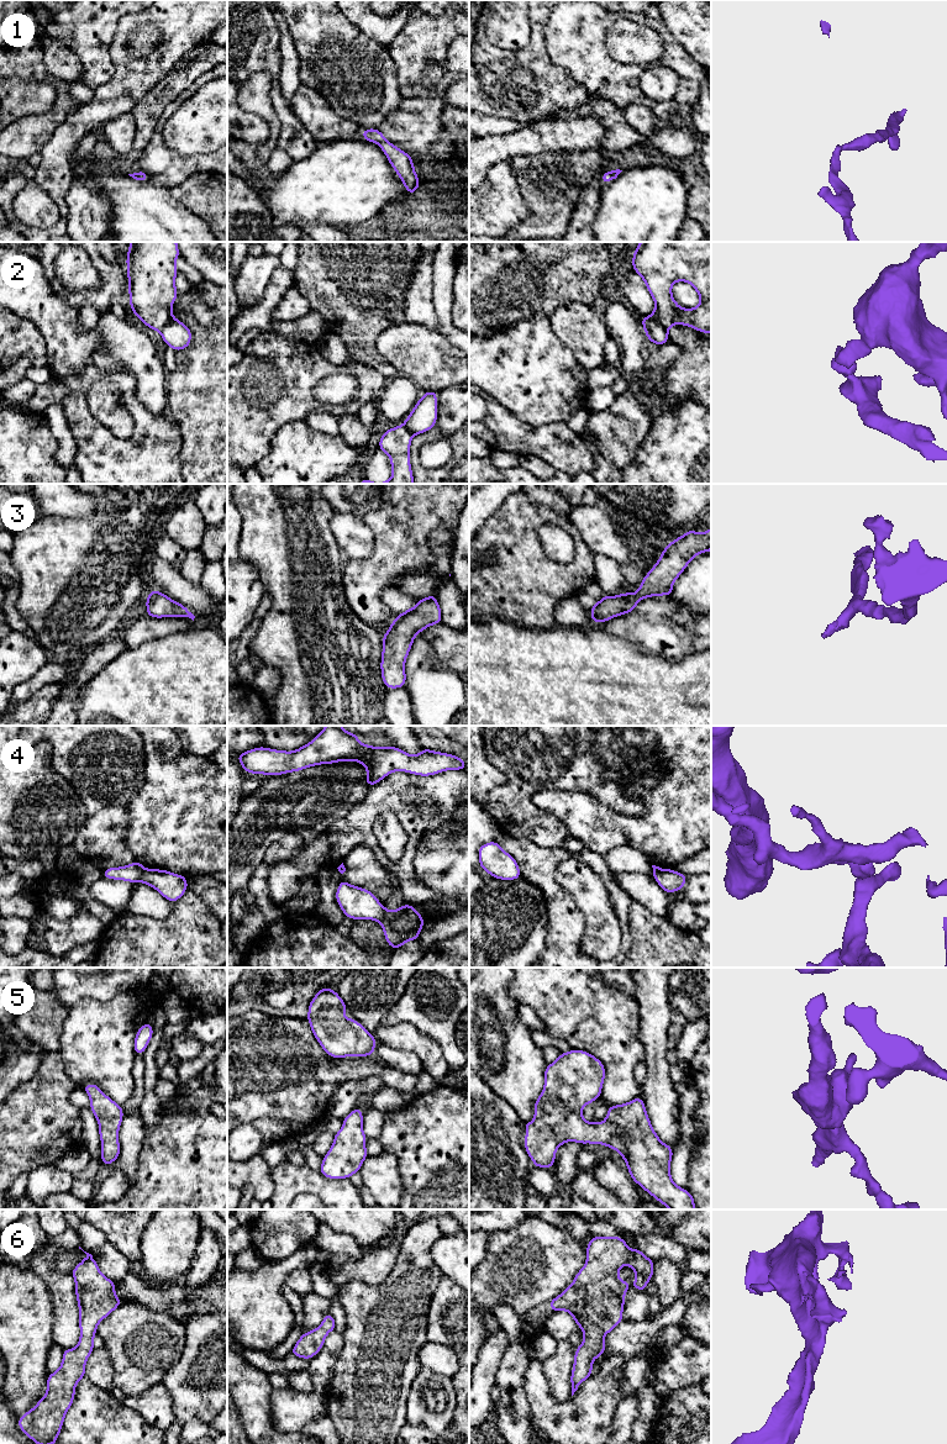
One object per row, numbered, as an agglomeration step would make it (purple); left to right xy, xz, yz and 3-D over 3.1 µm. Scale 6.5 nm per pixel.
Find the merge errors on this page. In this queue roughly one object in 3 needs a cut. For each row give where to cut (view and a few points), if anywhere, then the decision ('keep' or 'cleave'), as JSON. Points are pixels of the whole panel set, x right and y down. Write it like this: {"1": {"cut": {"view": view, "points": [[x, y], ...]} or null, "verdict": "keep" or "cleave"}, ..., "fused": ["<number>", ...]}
{"1": {"cut": null, "verdict": "keep"}, "2": {"cut": {"view": "yz", "points": [[650, 316], [667, 331]]}, "verdict": "cleave"}, "3": {"cut": null, "verdict": "keep"}, "4": {"cut": {"view": "xy", "points": [[146, 869], [137, 881]]}, "verdict": "cleave"}, "5": {"cut": null, "verdict": "keep"}, "6": {"cut": null, "verdict": "keep"}, "fused": ["2", "4"]}

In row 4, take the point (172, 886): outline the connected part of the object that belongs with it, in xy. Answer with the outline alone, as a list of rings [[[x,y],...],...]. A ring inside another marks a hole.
[[[146,869],[138,882],[156,889],[168,901],[177,902],[188,890],[188,879],[161,869]]]

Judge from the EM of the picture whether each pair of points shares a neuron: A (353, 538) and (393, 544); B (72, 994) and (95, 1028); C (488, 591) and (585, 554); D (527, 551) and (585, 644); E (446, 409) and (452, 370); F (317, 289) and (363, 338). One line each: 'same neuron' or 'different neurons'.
A: different neurons
B: different neurons
C: same neuron
D: different neurons
E: different neurons
F: same neuron

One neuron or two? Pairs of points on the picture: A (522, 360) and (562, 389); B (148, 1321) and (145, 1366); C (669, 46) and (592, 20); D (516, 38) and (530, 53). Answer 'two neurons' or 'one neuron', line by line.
A: one neuron
B: one neuron
C: one neuron
D: two neurons

